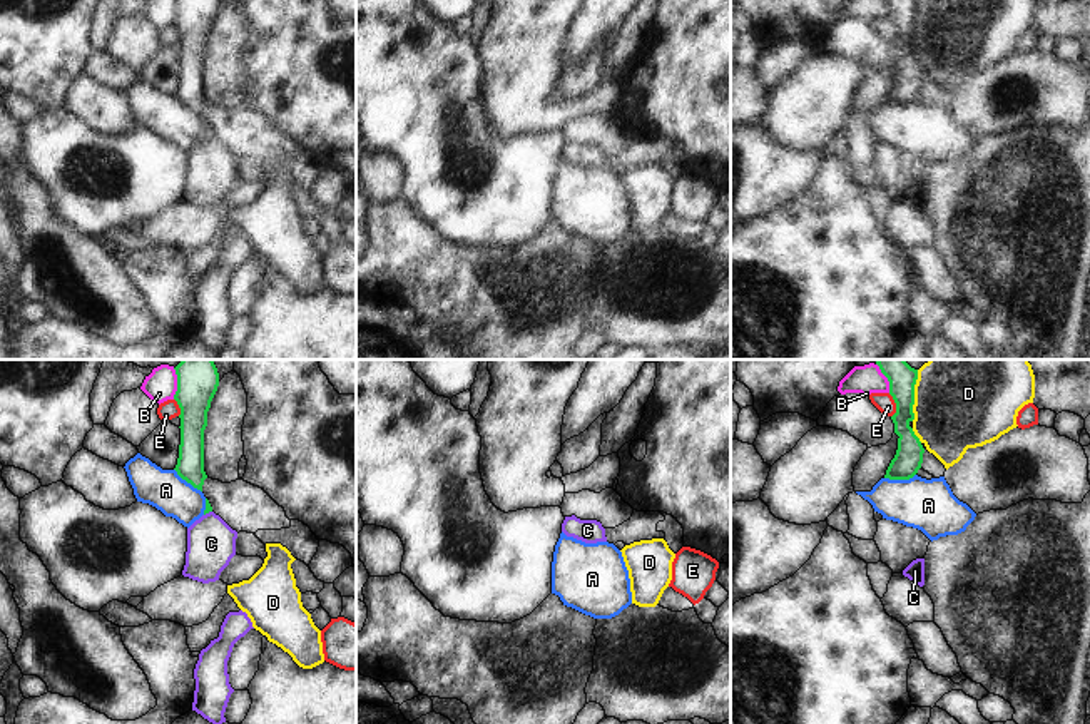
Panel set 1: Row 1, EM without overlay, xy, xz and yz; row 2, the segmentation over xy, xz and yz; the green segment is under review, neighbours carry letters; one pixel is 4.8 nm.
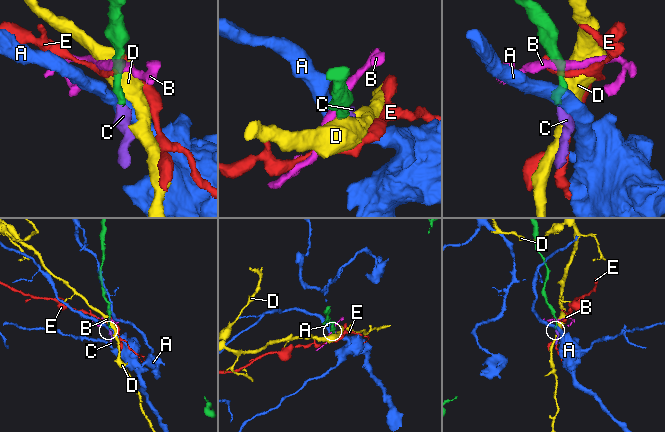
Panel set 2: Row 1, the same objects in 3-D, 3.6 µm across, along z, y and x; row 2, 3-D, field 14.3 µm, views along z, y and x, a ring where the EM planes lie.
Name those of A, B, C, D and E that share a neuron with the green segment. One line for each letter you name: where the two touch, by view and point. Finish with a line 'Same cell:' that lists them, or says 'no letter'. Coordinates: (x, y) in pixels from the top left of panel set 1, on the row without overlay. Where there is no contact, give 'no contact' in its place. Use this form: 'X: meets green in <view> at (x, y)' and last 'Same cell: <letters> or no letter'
C: meets green in xy at (208, 137)
Same cell: C

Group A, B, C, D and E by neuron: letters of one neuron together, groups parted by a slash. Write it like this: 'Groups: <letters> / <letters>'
Groups: A / B / C / D / E

